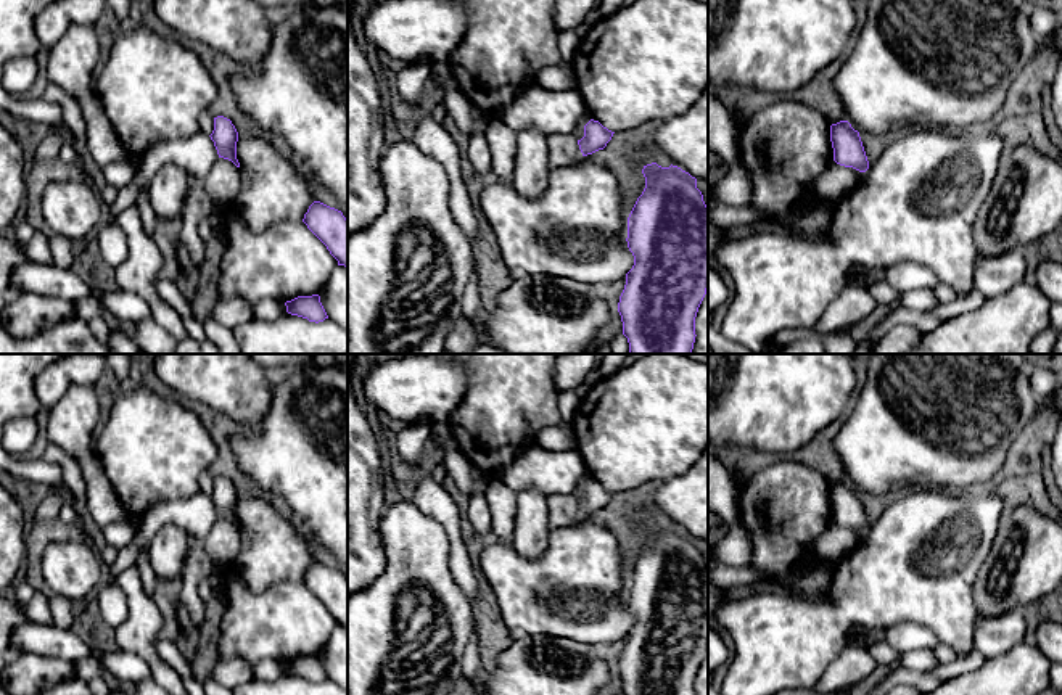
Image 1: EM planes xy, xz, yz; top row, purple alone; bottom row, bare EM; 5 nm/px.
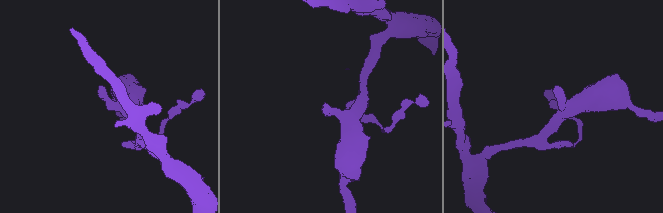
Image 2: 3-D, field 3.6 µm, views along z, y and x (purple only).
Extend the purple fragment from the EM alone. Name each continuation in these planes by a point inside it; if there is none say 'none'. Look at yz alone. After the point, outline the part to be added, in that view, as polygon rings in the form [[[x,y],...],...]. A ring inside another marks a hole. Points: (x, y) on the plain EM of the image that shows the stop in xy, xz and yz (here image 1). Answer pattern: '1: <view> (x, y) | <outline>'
none

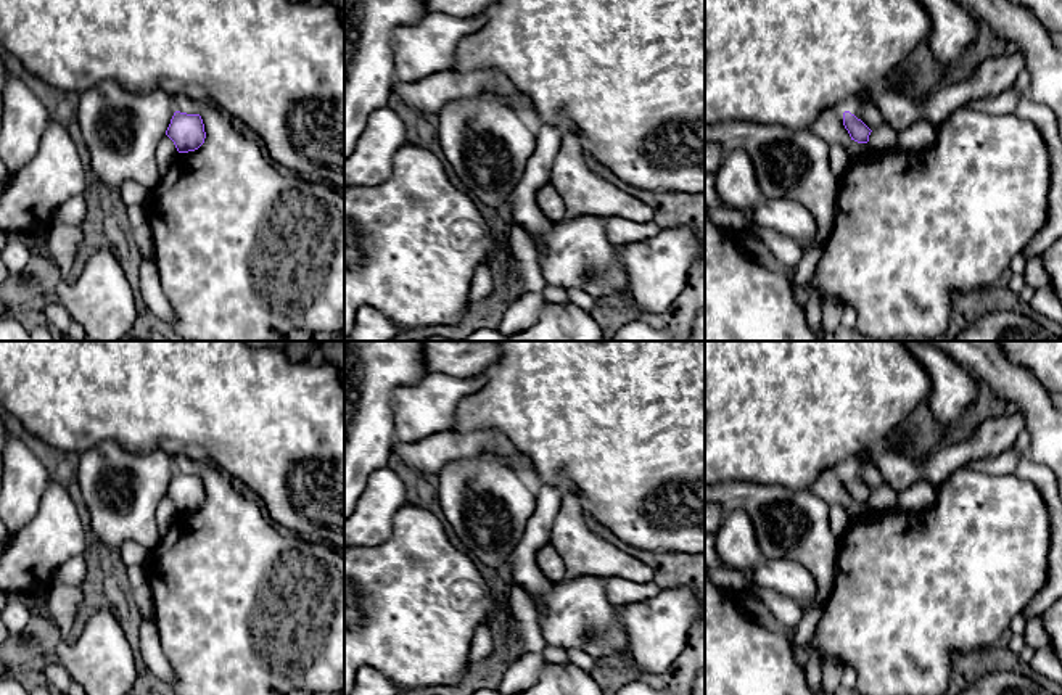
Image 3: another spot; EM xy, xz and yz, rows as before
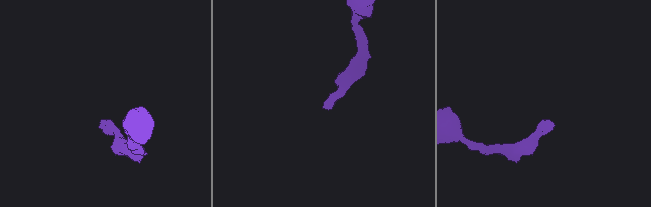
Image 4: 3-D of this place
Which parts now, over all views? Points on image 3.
none

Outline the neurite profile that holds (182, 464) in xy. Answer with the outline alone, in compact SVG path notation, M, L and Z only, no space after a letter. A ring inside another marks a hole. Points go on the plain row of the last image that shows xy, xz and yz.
M177 455L174 459L175 471L187 473L187 475L201 475L201 465L195 463L185 455Z

